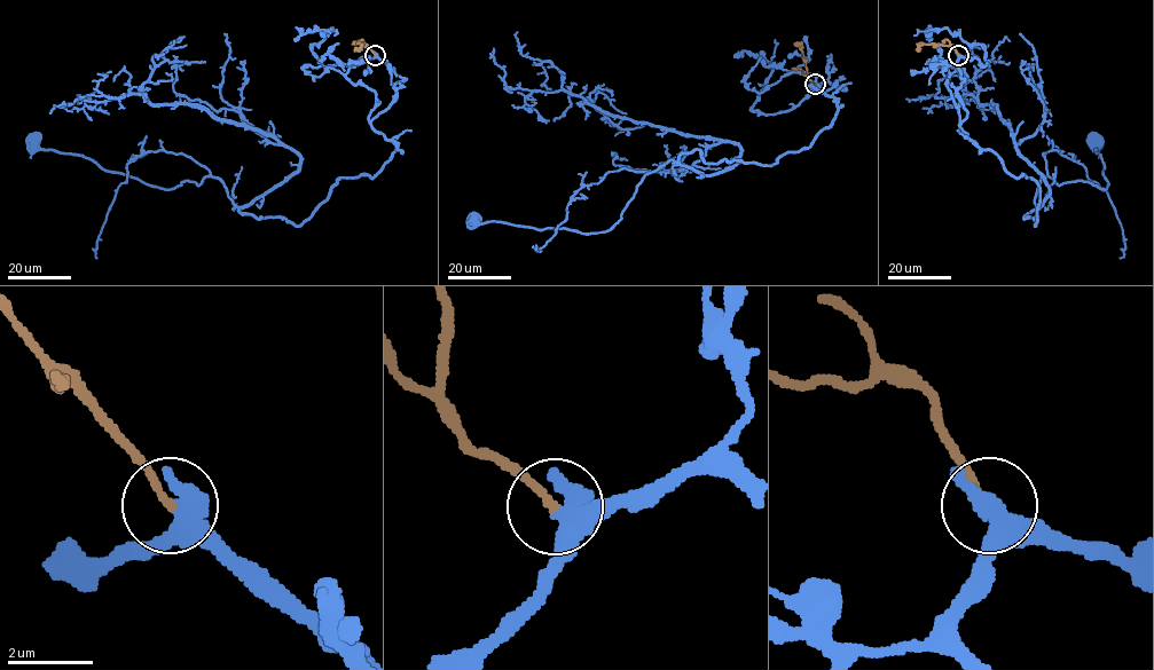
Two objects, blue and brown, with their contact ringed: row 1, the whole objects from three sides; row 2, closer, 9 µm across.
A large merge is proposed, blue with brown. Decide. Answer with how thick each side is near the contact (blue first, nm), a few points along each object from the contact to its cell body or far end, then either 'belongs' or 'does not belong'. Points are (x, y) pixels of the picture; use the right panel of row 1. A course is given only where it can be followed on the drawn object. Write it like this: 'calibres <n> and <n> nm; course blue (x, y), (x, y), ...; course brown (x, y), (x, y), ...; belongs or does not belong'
calibres 360 and 200 nm; course blue (958, 54), (960, 126), (1035, 181), (1035, 226), (1023, 218), (1043, 178), (1107, 188), (1094, 136); course brown (958, 54), (952, 46), (923, 44), (919, 52); belongs

